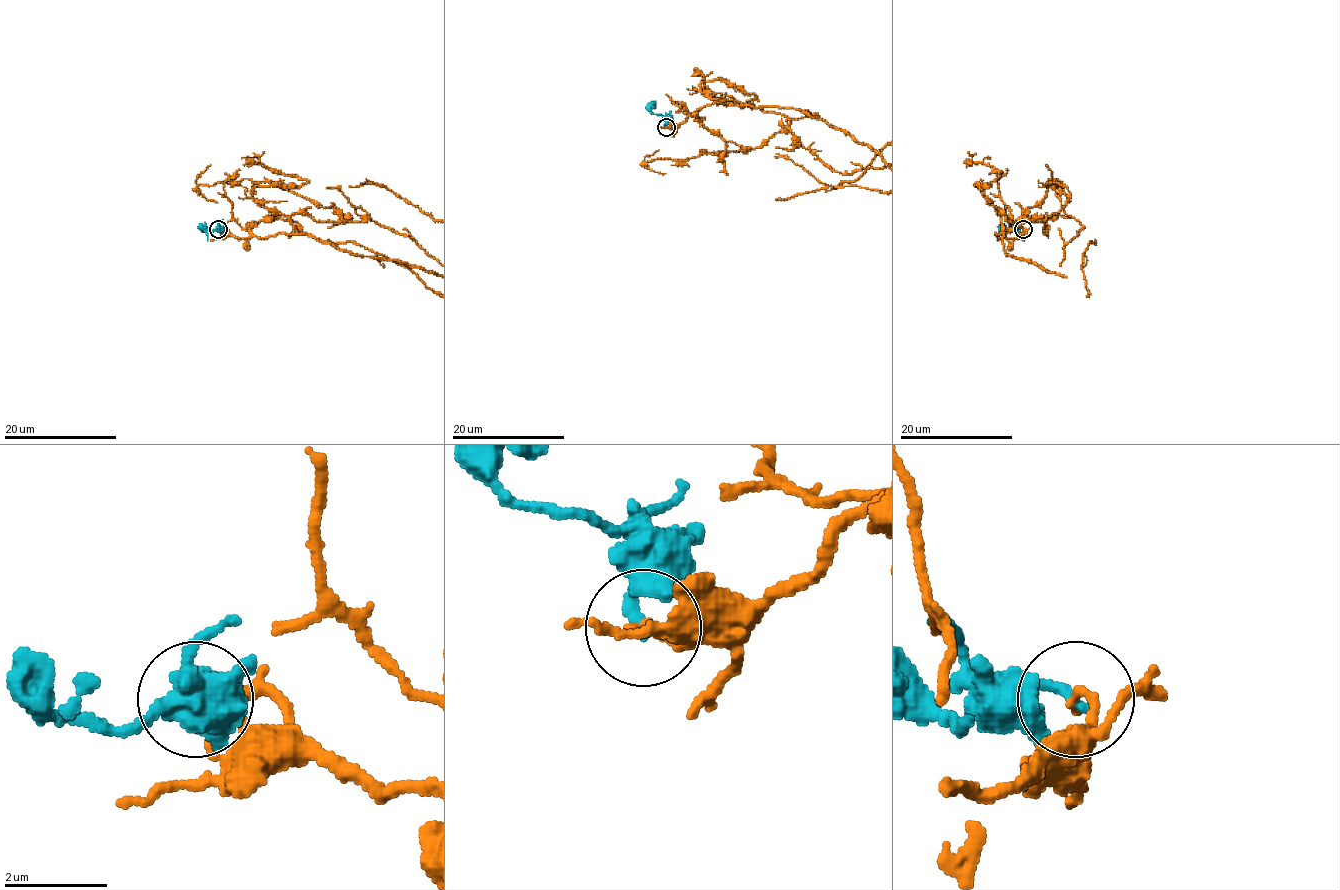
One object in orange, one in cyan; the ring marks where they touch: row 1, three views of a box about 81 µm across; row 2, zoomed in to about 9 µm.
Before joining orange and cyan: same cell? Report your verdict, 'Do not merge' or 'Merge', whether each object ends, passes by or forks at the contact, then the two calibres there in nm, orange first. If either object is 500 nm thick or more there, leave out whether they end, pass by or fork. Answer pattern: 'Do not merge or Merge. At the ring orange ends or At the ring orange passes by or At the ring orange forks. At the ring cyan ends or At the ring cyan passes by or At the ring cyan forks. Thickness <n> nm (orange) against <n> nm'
Do not merge. At the ring orange ends. At the ring cyan ends. Thickness 170 nm (orange) against 240 nm

